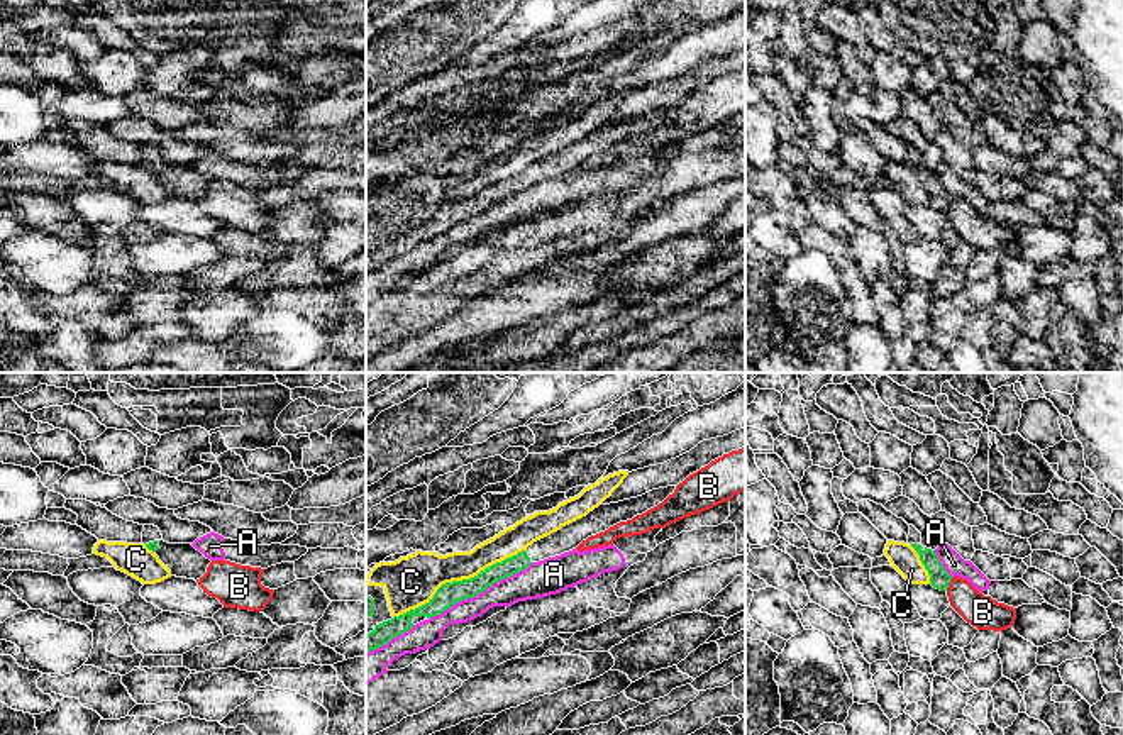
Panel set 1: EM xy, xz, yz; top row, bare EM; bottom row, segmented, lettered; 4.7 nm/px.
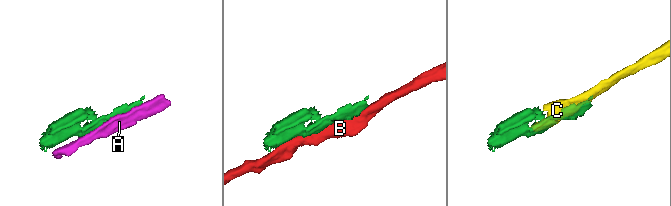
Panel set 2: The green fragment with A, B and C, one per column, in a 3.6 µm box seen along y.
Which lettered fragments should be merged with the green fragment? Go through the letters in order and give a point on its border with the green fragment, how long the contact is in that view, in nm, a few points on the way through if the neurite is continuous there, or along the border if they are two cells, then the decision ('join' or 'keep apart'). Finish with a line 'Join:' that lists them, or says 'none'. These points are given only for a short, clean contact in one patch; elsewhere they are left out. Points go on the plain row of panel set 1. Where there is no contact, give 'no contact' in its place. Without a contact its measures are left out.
A: meets green in xz at (480, 212); contact 550 nm long; keep apart
B: meets green in yz at (949, 204); contact 70 nm long; keep apart
C: meets green in xz at (458, 202); contact 700 nm long; keep apart
Join: none

